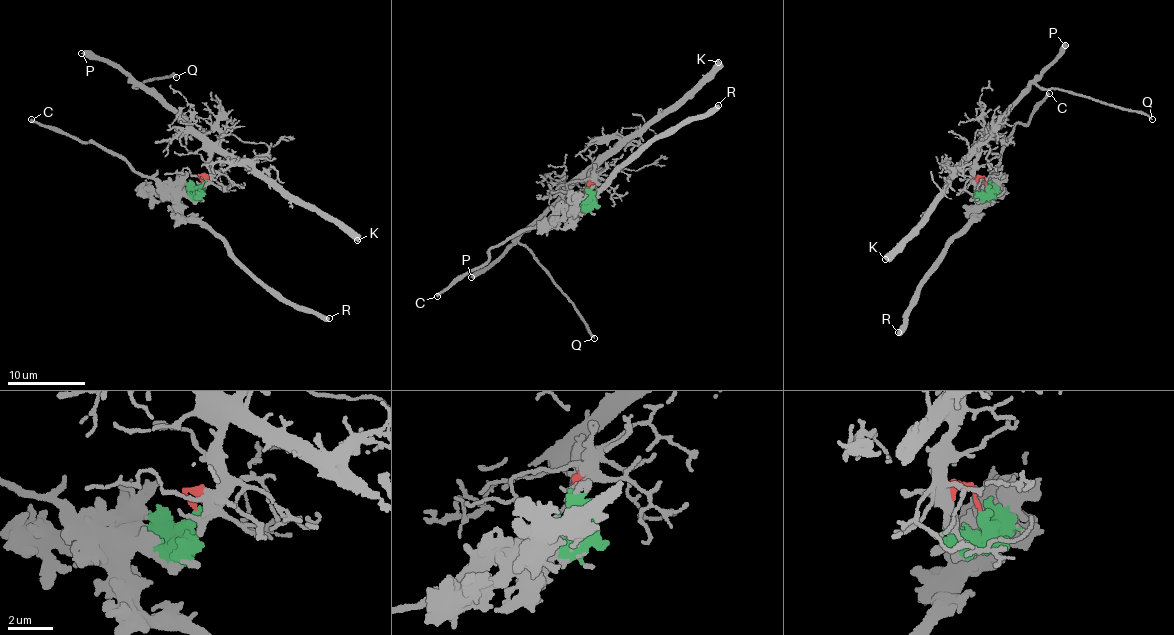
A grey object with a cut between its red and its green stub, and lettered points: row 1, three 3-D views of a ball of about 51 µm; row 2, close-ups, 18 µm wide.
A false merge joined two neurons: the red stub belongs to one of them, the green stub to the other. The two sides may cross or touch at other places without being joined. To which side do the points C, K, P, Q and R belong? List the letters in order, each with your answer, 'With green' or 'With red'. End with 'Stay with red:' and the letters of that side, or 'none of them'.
C: With green
K: With red
P: With red
Q: With red
R: With green
Stay with red: K, P, Q

